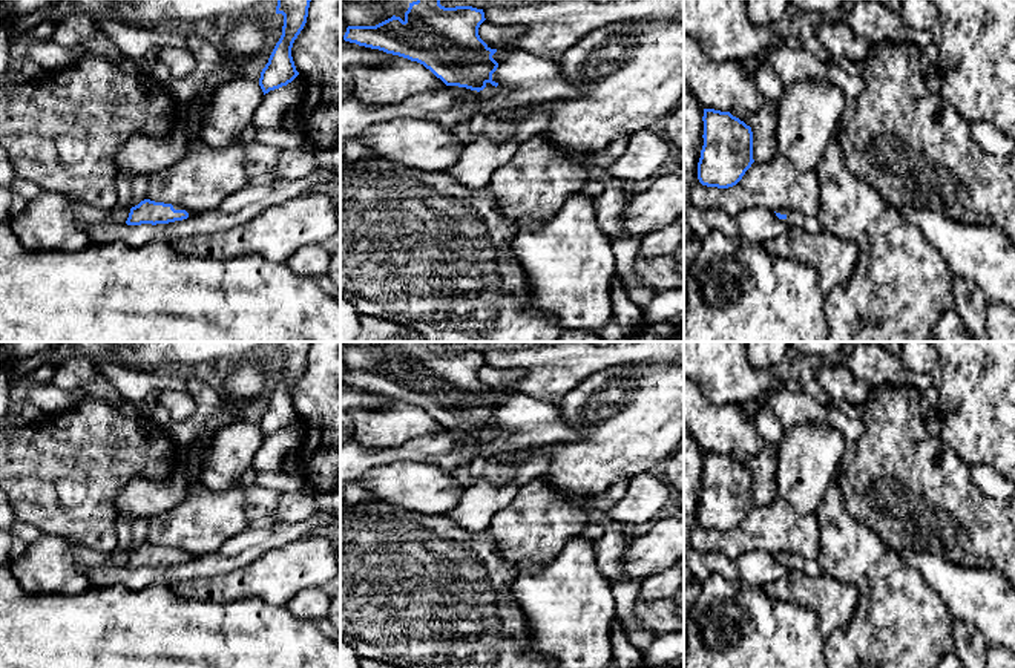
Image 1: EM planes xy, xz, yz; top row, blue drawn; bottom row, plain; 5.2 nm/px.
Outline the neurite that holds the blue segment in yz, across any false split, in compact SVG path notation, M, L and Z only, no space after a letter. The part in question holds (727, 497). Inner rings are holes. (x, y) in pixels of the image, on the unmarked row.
M704 452L702 464L698 522L707 530L733 530L754 506L751 470L730 455L714 452Z

